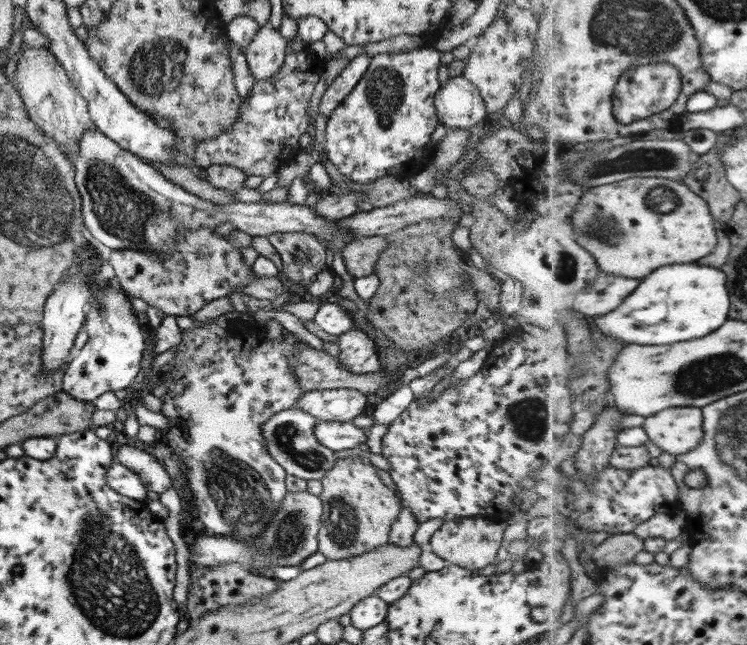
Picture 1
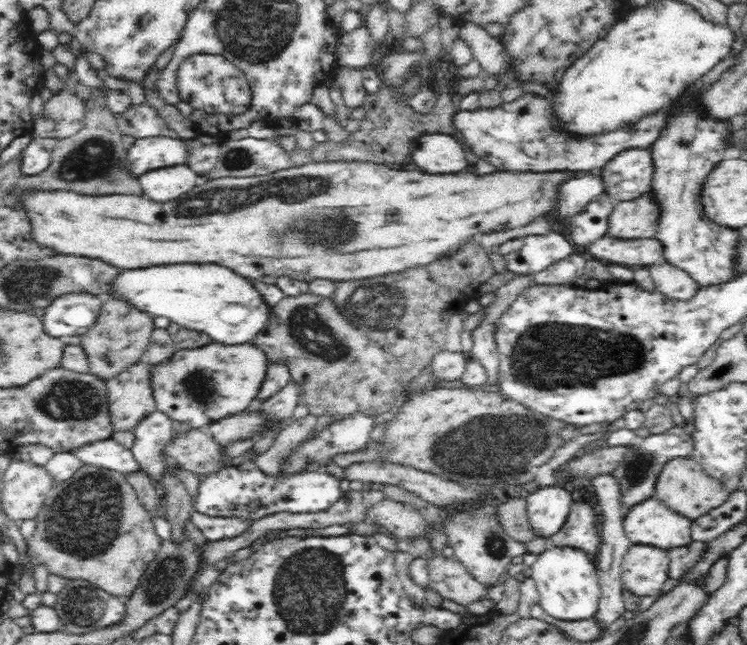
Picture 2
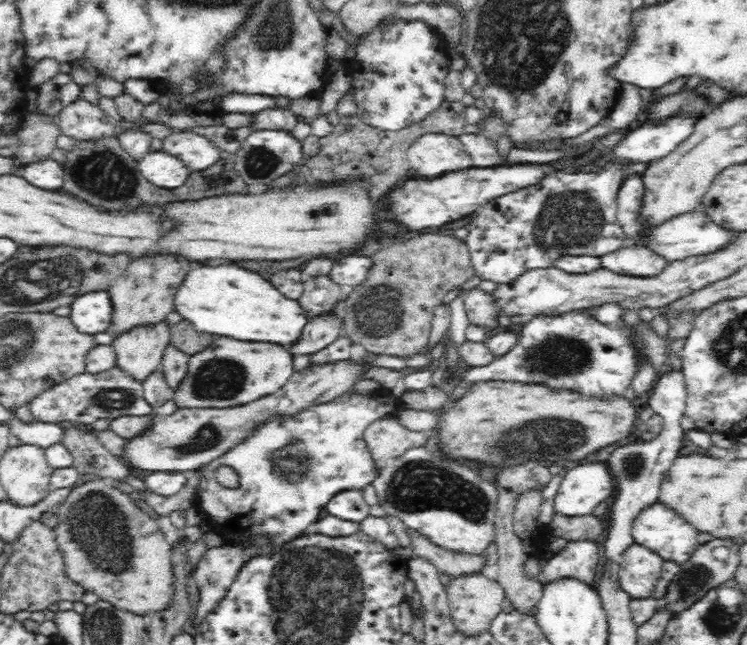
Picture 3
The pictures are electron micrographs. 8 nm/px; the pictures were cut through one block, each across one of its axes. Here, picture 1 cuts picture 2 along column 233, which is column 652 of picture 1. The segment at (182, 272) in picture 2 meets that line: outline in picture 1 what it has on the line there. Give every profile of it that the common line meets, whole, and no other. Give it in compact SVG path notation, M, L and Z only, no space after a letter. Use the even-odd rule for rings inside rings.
M675 264L675 266L661 266L655 274L641 280L639 288L617 308L615 312L597 318L597 326L615 338L635 340L639 344L673 344L683 340L693 340L707 336L721 328L731 310L731 294L727 288L727 274L719 268L711 266L697 266L697 264Z

